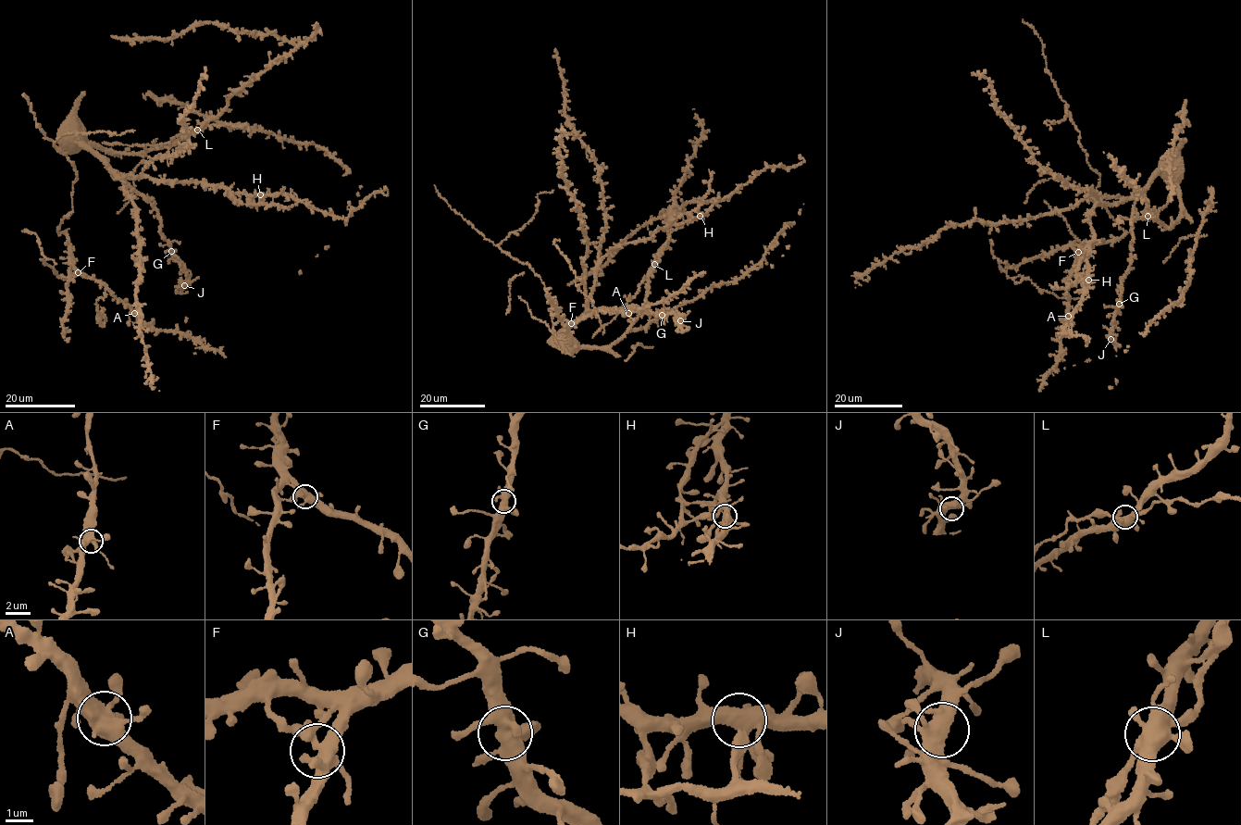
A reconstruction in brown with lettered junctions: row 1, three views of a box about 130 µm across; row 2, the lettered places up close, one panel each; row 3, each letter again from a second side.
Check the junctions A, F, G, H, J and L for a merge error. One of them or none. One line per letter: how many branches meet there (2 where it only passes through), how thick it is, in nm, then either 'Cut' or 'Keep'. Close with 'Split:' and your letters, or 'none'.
A: Branches: 7. Thickness 500 nm. Keep
F: Branches: 5. Thickness 440 nm. Keep
G: Branches: 5. Thickness 480 nm. Keep
H: Branches: 6. Thickness 440 nm. Keep
J: Branches: 5. Thickness 440 nm. Keep
L: Branches: 7. Thickness 500 nm. Cut
Split: L

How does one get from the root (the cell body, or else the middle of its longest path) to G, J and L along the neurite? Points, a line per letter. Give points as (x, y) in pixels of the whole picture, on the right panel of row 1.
G: (1156, 173), (1139, 193), (1134, 209), (1132, 256), (1119, 304)
J: (1156, 173), (1139, 193), (1134, 209), (1132, 256), (1123, 280), (1110, 339)
L: (1156, 173), (1160, 172), (1175, 185), (1182, 212), (1179, 220), (1171, 228), (1147, 216)

